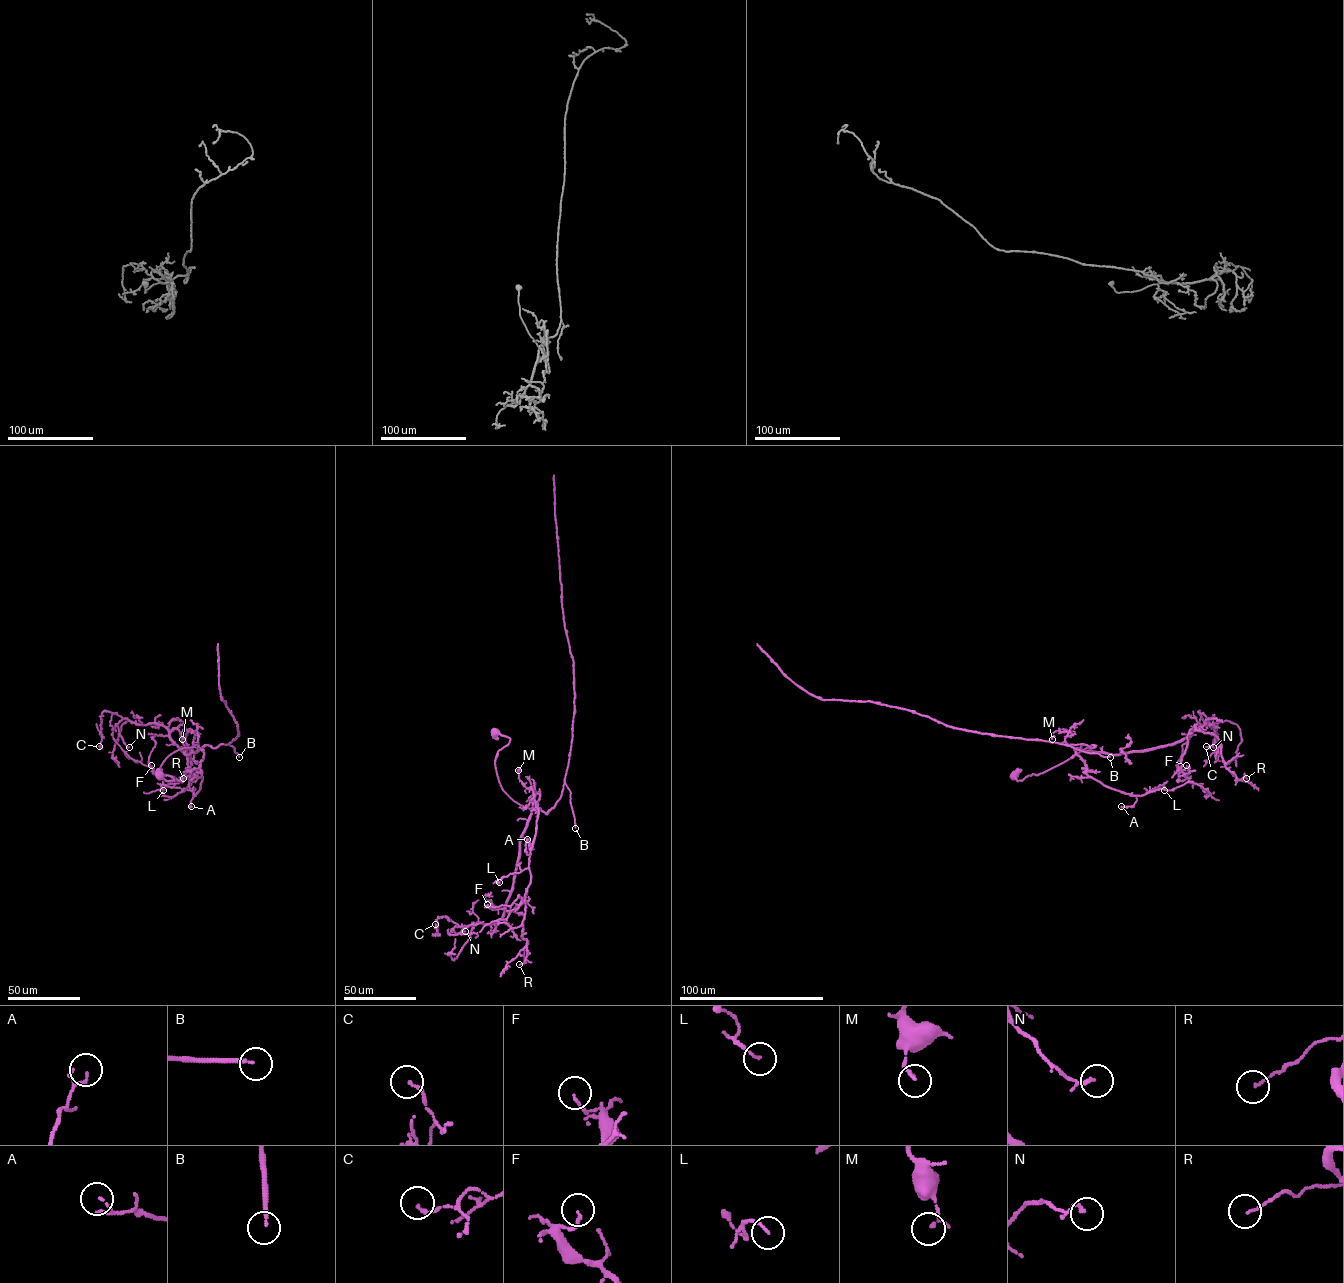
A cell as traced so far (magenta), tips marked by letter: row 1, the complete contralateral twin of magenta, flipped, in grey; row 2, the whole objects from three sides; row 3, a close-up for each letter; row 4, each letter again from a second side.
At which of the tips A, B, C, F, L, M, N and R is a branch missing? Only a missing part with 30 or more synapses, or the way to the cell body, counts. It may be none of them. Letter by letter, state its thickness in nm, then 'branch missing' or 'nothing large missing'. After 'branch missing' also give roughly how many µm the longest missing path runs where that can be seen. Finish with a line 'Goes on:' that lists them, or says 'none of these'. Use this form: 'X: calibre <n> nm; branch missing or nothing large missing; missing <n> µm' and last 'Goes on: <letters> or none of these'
A: calibre 120 nm; nothing large missing
B: calibre 140 nm; branch missing; missing 110 µm
C: calibre 150 nm; nothing large missing
F: calibre 110 nm; nothing large missing
L: calibre 90 nm; nothing large missing
M: calibre 140 nm; nothing large missing
N: calibre 90 nm; nothing large missing
R: calibre 90 nm; nothing large missing
Goes on: B

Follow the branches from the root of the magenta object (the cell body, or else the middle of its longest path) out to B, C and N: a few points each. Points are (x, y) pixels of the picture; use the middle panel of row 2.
B: (494, 733), (510, 738), (495, 761), (504, 791), (521, 805), (547, 813), (565, 783), (570, 793), (575, 828)
C: (494, 733), (510, 738), (500, 786), (533, 808), (512, 891), (495, 922), (435, 924)
N: (494, 733), (510, 738), (495, 761), (500, 786), (533, 808), (503, 915), (453, 929), (465, 931)

